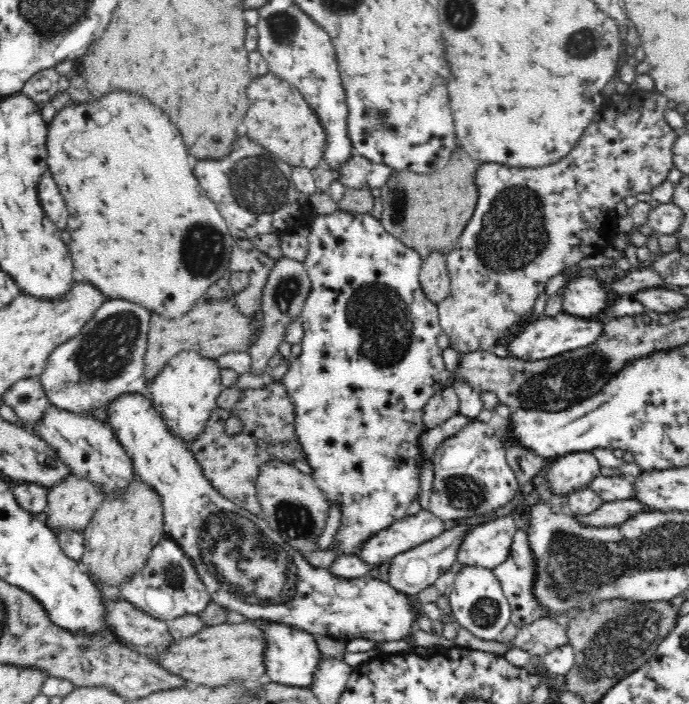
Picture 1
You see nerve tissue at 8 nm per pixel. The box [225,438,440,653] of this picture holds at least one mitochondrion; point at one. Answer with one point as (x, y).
(295, 521)

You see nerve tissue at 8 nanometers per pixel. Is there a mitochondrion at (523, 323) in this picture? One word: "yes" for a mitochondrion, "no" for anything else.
no

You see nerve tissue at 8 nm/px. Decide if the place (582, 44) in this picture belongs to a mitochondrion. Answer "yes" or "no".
yes

